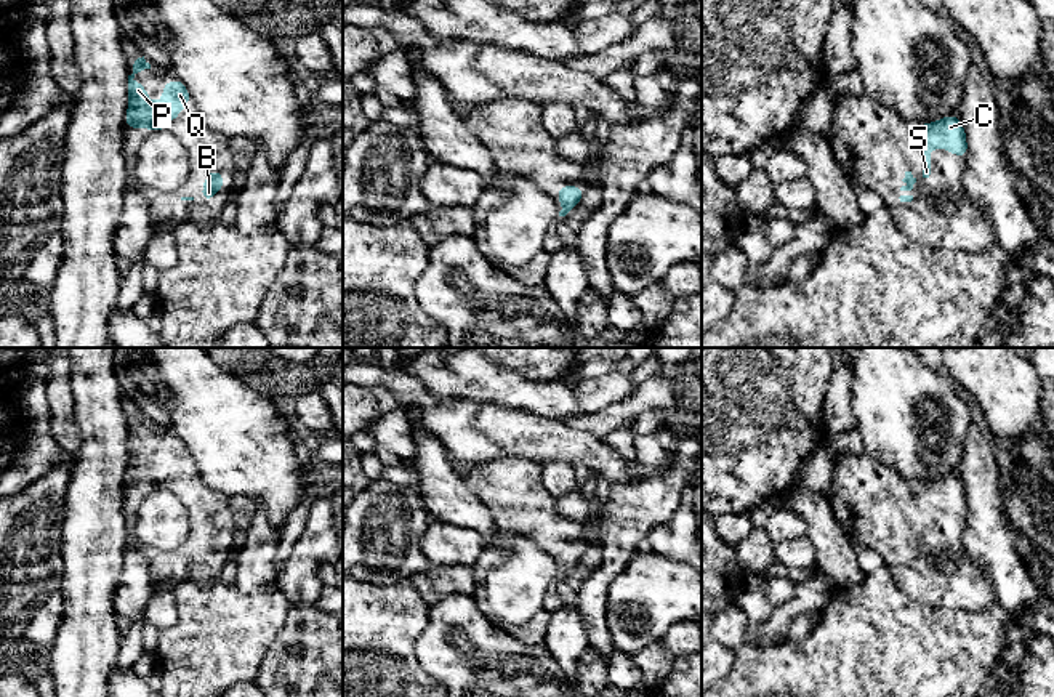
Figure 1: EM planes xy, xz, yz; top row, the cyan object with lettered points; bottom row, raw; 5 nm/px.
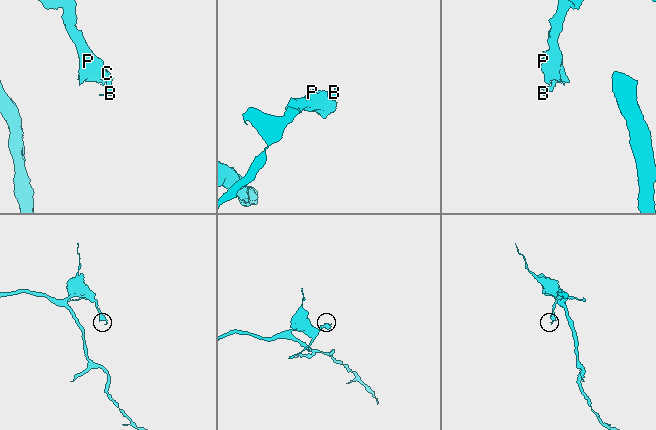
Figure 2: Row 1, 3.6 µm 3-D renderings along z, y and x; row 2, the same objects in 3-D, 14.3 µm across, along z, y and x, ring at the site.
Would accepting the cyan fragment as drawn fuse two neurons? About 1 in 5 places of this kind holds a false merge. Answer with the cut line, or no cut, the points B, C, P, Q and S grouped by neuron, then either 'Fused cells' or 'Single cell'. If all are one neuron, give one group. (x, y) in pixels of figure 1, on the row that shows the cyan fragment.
No split. Groups: B C P Q S. Single cell

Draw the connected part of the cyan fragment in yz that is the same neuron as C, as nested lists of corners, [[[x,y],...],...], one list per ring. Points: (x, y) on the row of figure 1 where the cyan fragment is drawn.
[[[948,115],[945,119],[935,120],[934,123],[919,122],[916,133],[921,138],[924,149],[923,178],[929,178],[931,175],[932,147],[945,147],[958,157],[968,157],[966,133],[958,115]]]

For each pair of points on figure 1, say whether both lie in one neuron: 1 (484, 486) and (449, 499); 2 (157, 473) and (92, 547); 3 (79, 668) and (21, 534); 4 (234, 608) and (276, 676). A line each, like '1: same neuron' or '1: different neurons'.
1: different neurons
2: different neurons
3: different neurons
4: different neurons

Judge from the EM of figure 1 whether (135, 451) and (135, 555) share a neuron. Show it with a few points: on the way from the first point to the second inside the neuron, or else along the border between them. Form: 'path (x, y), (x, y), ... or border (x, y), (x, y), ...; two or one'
border (149, 551), (149, 579), (156, 588); two

